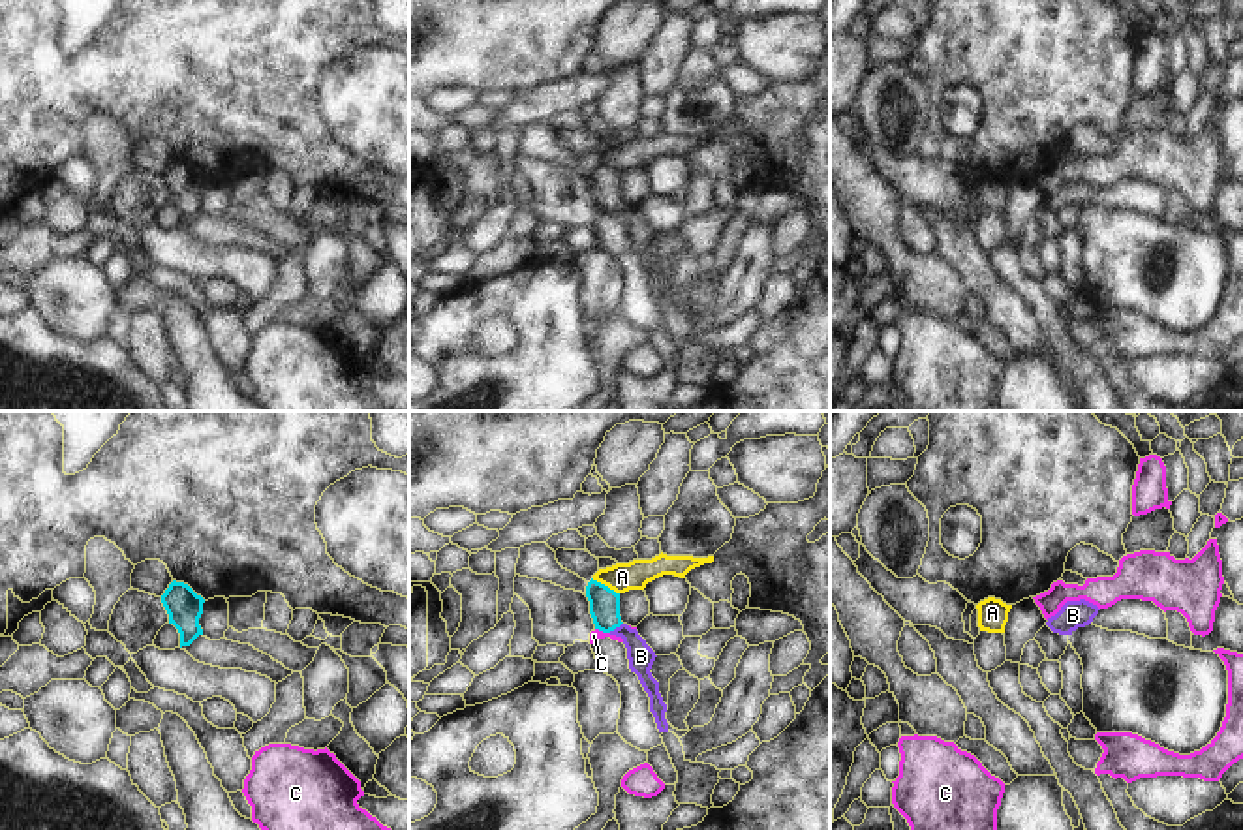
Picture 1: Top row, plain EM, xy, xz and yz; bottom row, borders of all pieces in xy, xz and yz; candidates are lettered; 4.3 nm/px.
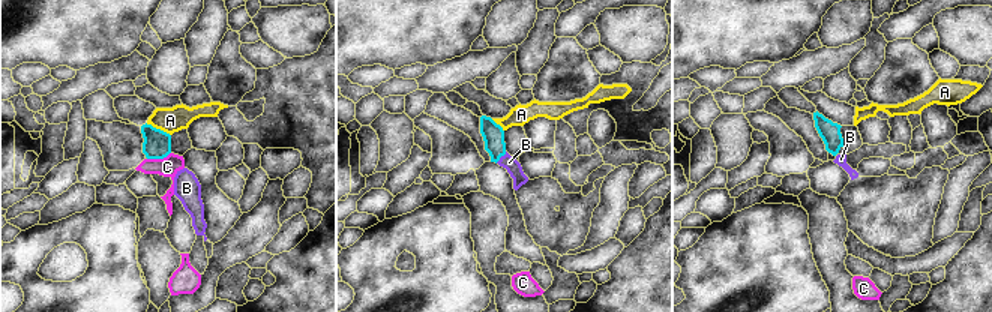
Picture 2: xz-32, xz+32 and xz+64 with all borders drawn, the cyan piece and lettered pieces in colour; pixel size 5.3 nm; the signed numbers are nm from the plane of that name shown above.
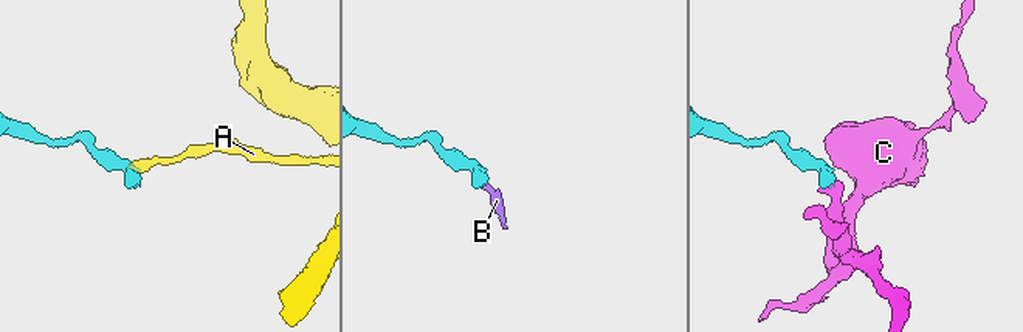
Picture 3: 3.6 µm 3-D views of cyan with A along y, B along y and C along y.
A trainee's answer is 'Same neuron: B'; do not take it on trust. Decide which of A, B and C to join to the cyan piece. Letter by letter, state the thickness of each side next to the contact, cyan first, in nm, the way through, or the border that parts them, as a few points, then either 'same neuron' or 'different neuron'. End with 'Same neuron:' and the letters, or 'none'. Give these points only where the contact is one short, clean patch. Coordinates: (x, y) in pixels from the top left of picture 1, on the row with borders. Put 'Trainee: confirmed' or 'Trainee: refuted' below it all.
A: 130/130 nm | along xz (592, 579), (618, 594) | different neuron
B: 130/110 nm | across xz (603, 601), (605, 616), (614, 628), (637, 647), (641, 656) | same neuron
C: 130/50 nm | along xz (596, 628), (609, 633) | different neuron
Same neuron: B
Trainee: confirmed

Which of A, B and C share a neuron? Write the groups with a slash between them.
A / B / C

